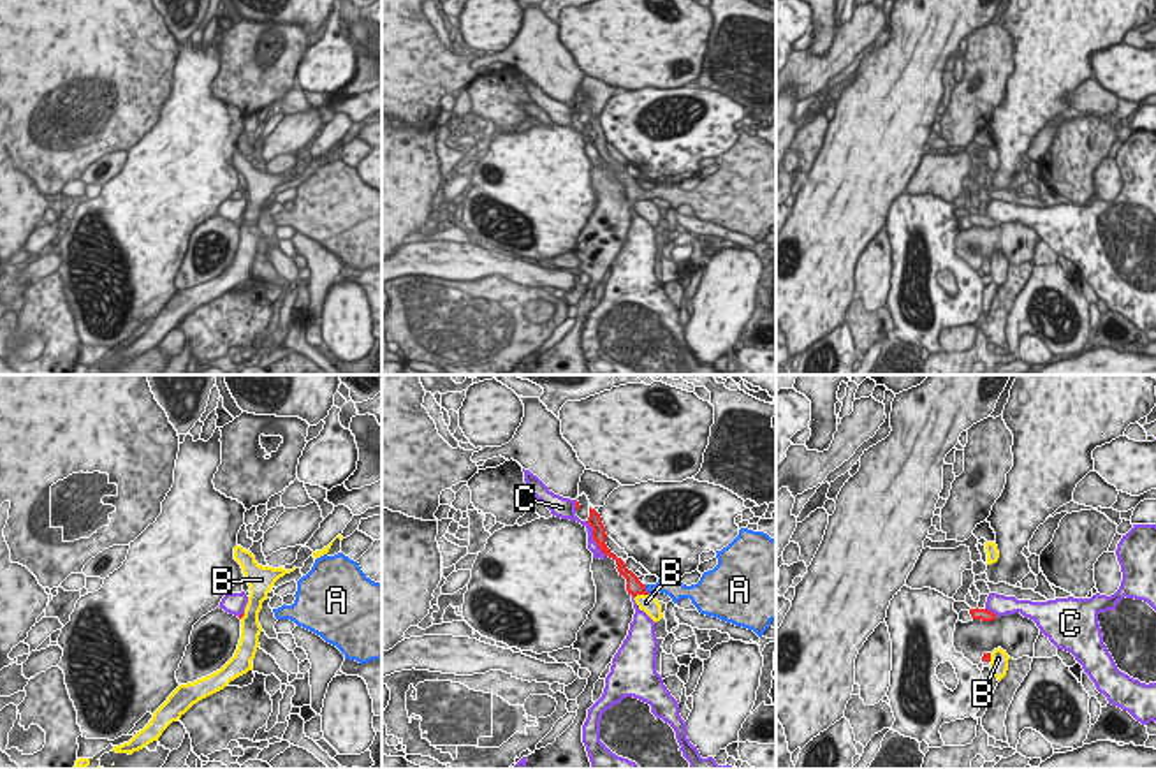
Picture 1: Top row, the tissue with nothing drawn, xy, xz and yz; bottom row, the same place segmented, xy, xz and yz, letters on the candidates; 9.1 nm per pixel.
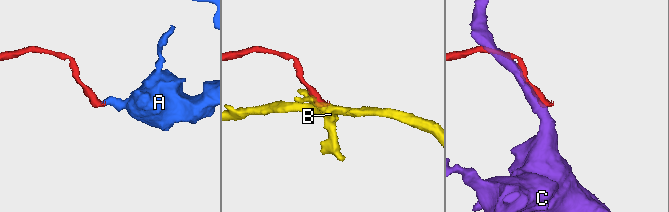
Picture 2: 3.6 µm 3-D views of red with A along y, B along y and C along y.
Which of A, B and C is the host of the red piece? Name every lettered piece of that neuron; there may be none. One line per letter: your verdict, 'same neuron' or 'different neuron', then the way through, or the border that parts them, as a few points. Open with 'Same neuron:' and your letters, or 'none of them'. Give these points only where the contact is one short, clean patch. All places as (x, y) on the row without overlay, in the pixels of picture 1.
Same neuron: A
A: same neuron | across xz (634, 192), (644, 196), (669, 192)
B: different neuron
C: different neuron

